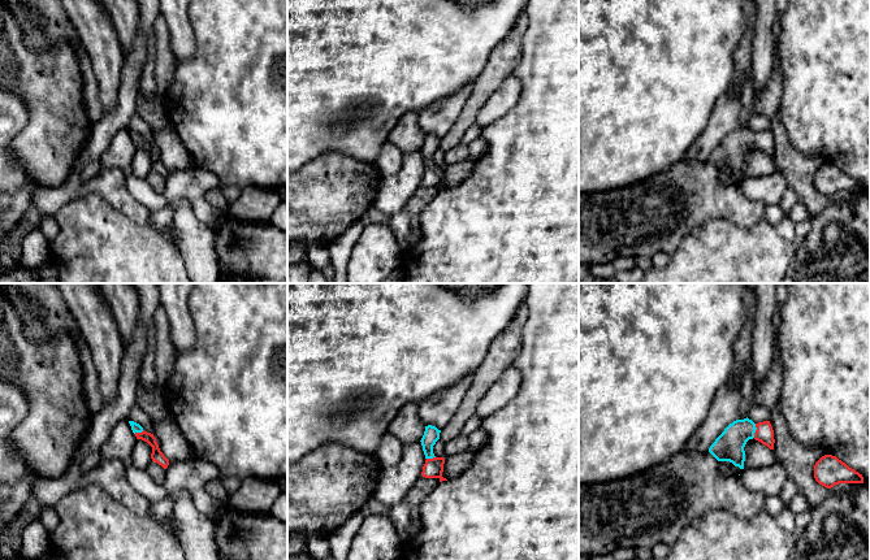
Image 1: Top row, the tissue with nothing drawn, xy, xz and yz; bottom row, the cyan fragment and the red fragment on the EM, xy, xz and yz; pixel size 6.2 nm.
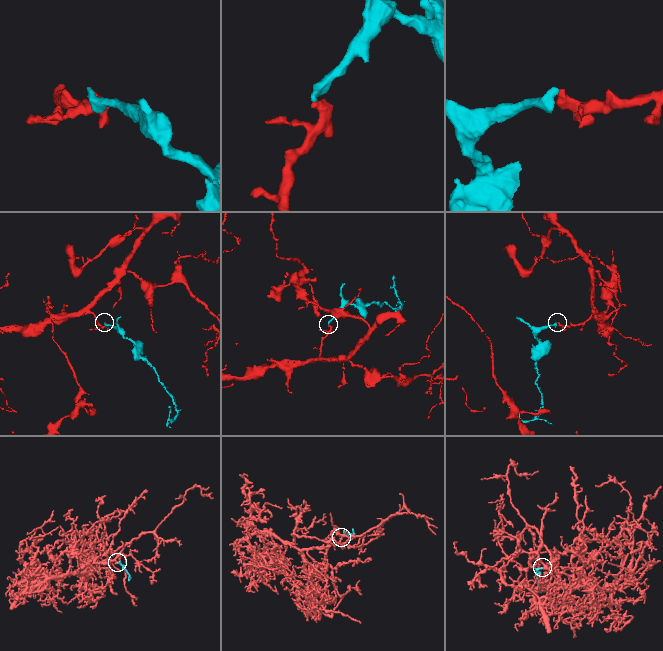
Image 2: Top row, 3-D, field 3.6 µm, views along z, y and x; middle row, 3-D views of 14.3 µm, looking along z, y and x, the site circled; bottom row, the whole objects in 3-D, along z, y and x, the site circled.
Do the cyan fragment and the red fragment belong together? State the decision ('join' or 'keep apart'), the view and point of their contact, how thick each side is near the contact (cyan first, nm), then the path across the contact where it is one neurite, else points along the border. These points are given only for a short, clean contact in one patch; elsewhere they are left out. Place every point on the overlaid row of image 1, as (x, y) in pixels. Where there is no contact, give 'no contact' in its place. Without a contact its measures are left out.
join; contact yz (756, 429); calibres 180 and 110 nm; way yz (728, 446), (744, 430), (756, 429), (765, 434)

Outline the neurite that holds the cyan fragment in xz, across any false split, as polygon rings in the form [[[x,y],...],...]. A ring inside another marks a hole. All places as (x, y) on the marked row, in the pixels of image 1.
[[[432,425],[425,426],[424,435],[420,440],[427,459],[423,466],[421,476],[425,478],[438,478],[440,482],[442,482],[447,481],[446,478],[442,477],[445,459],[436,457],[433,453],[433,446],[440,439],[440,433],[441,430],[438,430],[436,426]]]

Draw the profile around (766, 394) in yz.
[[[782,352],[774,353],[771,368],[766,379],[754,390],[753,405],[772,409],[783,387],[783,359]]]

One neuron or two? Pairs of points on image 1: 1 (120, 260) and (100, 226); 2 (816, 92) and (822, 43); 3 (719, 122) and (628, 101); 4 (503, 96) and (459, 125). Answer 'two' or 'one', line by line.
1: one
2: one
3: two
4: two

